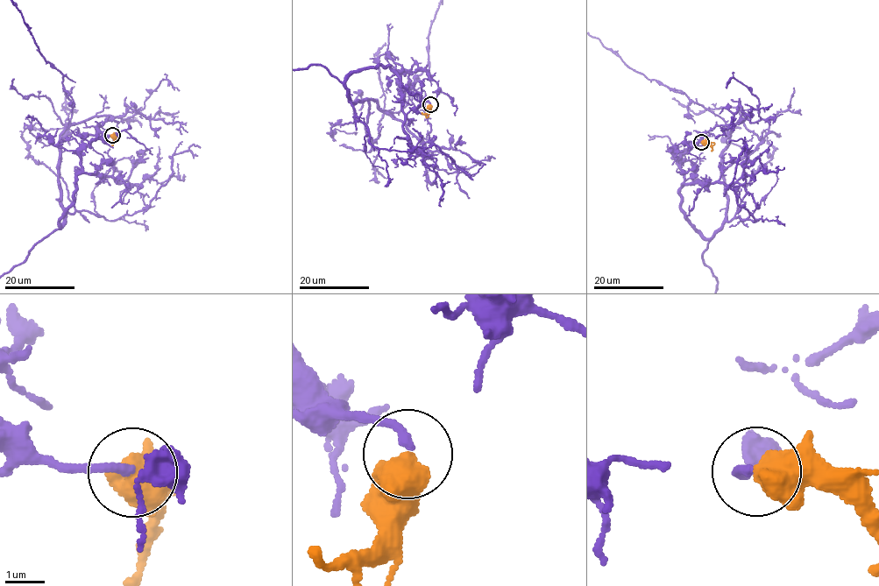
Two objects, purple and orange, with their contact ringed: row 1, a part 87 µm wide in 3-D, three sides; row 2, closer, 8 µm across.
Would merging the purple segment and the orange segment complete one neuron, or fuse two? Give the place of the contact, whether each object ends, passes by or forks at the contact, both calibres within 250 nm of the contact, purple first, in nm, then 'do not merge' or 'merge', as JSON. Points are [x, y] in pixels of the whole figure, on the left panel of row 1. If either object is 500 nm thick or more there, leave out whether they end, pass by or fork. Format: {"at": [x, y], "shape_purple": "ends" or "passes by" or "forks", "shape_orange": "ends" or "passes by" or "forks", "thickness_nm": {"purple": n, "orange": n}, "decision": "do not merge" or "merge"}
{"at": [112, 135], "thickness_nm": {"purple": 240, "orange": 750}, "decision": "merge"}

